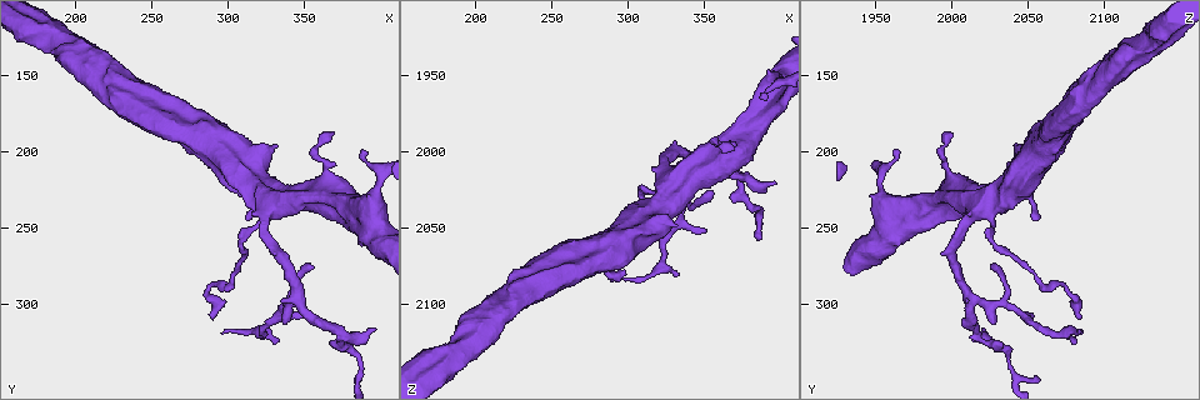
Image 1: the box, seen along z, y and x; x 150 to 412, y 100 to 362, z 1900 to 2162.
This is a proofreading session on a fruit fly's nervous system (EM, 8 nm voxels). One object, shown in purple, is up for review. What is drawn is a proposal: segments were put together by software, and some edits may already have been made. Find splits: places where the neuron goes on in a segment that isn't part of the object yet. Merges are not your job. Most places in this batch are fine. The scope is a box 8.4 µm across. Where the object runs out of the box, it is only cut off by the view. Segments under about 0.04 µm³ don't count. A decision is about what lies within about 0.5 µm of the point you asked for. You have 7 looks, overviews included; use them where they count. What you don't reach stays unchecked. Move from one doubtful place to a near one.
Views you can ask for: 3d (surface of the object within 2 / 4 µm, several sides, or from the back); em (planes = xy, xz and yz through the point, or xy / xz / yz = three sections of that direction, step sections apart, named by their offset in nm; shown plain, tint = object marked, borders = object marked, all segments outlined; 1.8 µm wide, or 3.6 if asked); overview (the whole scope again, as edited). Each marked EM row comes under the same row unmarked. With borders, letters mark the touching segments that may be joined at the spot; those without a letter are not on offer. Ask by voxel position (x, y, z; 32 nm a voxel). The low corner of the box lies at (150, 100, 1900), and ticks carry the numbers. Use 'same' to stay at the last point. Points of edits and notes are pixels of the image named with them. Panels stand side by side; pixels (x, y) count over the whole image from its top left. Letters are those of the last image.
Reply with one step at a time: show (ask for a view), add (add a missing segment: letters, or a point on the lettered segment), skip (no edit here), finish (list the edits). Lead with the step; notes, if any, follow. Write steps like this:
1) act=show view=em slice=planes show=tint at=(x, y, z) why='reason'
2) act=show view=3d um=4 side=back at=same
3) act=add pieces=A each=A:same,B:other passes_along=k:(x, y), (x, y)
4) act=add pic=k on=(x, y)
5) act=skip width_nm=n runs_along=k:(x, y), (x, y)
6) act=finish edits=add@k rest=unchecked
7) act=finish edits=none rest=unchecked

act=show view=em slice=yz step=8 show=borders at=(288, 308, 2084) why='free end'

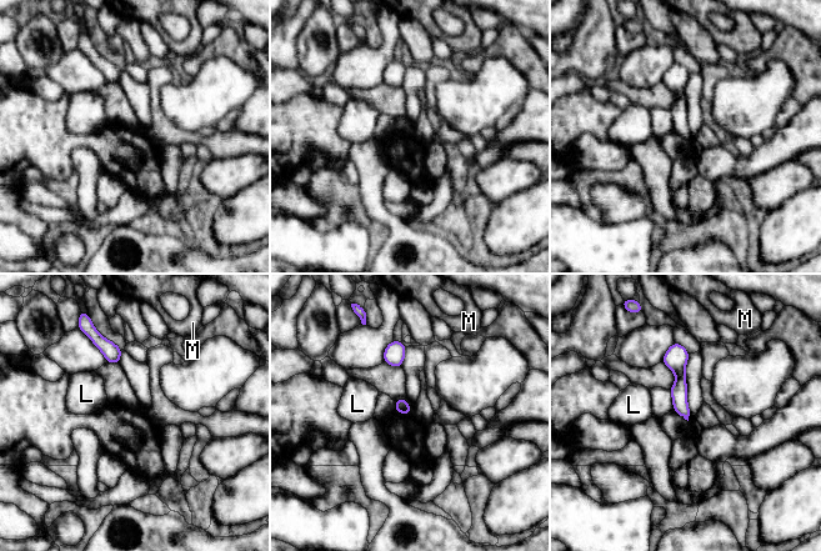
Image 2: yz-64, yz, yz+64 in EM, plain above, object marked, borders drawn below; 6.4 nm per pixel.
act=show view=em slice=xz step=8 show=borders at=same why='cut it another way'

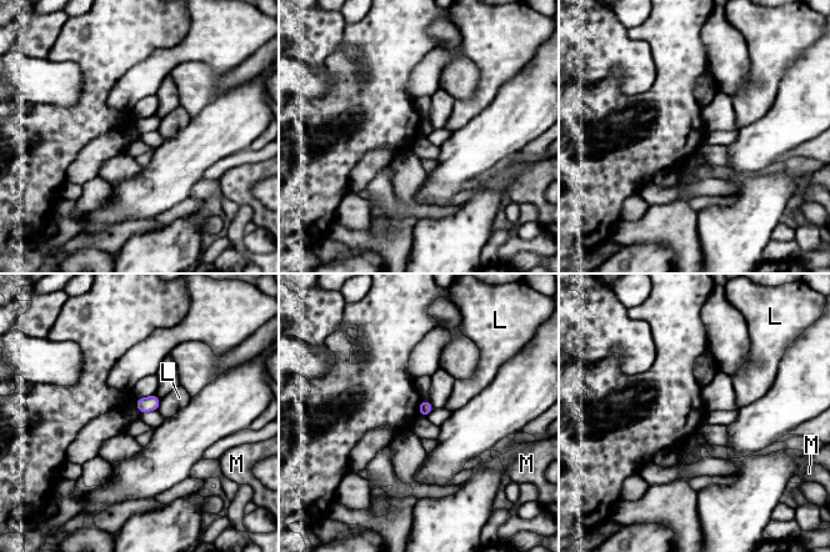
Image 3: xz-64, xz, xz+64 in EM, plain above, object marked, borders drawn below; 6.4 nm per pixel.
act=skip each=L:other,M:other border=3:(161, 400), (158, 409) found='no lettered segment goes on from it'

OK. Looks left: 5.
act=show view=3d um=4 at=(332, 194, 2048) why='an open end'

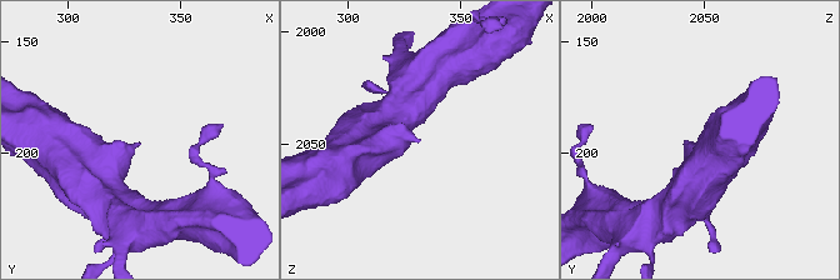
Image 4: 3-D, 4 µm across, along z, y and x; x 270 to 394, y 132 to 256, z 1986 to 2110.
act=show view=em um=3.6 slice=planes show=tint at=(332, 194, 2048) why='shape alone is not enough'

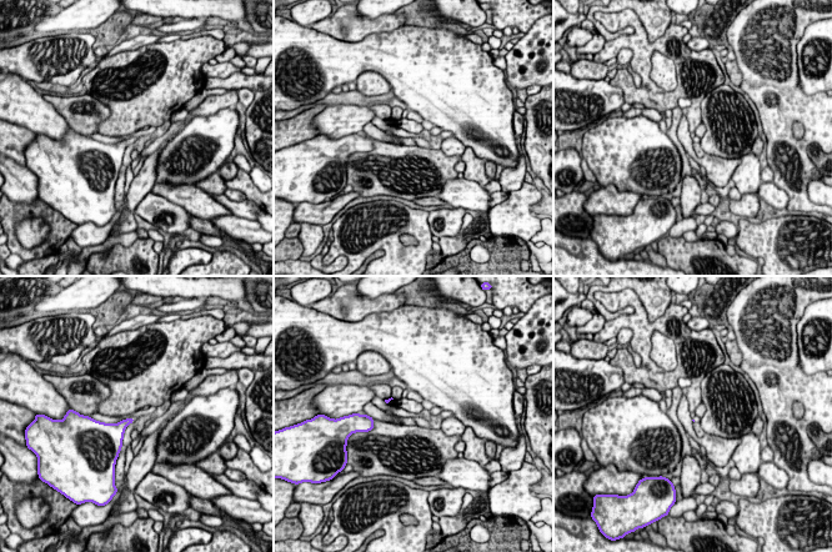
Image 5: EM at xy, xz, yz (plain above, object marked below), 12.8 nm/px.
act=show view=em um=3.6 slice=planes show=borders at=same why='see the neighbours'

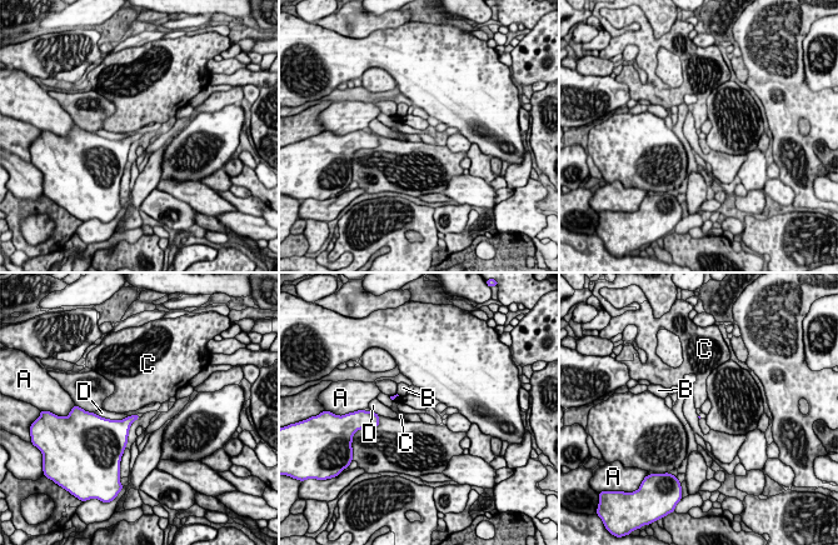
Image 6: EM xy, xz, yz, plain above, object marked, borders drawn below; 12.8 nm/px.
act=skip each=A:other,B:other,C:other,D:other border=6:(96, 414), (110, 419), (128, 416) found='none of them fits'

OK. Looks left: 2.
act=show view=em um=3.6 slice=planes show=tint at=(248, 174, 2076)

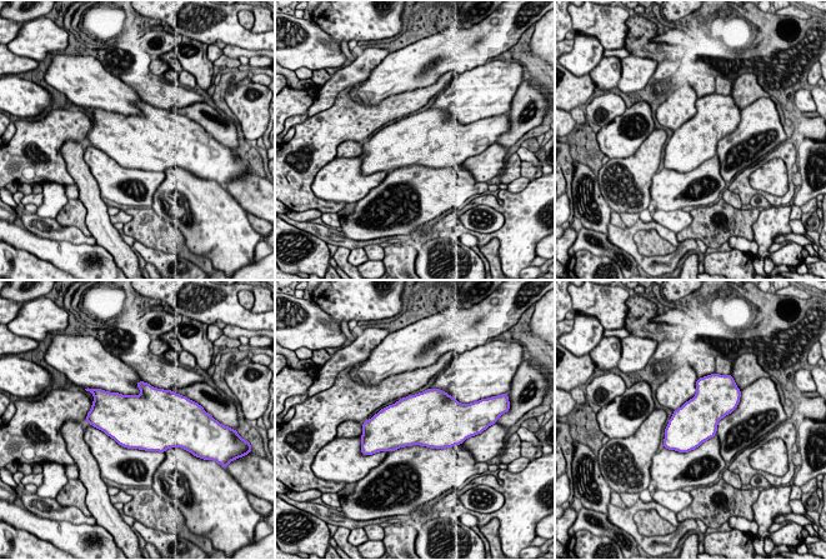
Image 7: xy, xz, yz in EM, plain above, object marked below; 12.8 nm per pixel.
act=show view=em um=3.6 slice=planes show=borders at=same why='what lies round it'

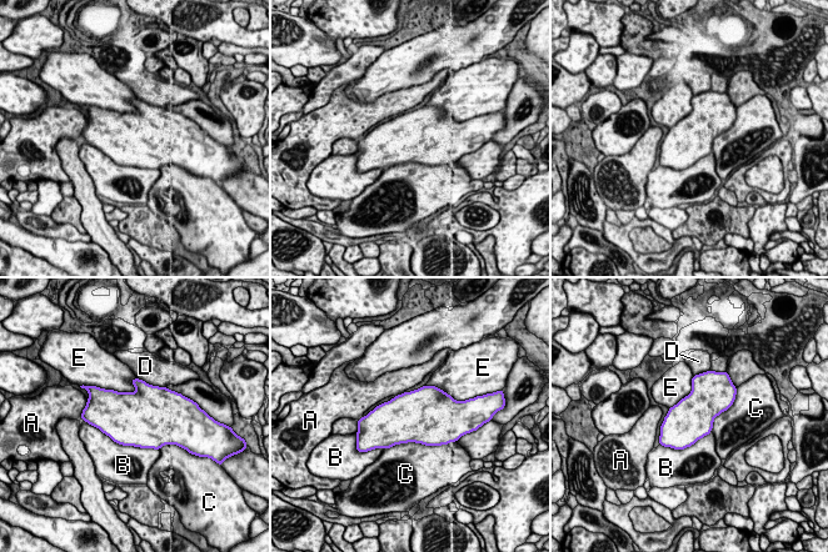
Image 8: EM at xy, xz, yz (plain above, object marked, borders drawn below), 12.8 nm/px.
act=skip width_nm=550 each=A:other,B:other,C:other,D:other,E:other border=8:(136, 377), (134, 391), (99, 387) found='no lettered segment goes on from it'

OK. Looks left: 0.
act=finish edits=none rest=unchecked

